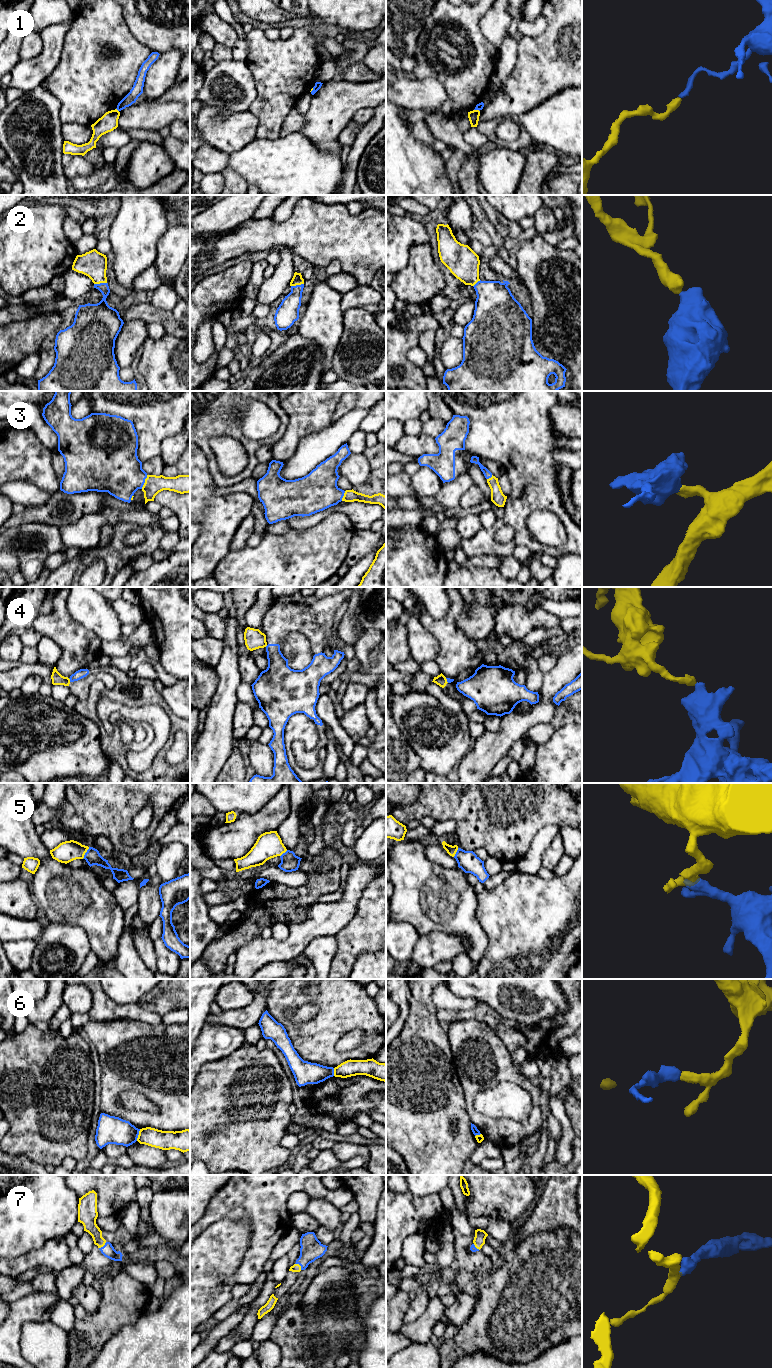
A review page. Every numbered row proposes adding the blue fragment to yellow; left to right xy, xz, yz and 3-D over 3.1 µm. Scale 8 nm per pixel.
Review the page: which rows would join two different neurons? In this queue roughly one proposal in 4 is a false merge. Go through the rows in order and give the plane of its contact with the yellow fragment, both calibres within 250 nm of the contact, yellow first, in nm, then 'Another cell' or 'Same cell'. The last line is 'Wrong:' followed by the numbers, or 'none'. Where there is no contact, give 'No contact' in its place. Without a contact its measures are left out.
1: Touches yellow in xy. Thickness 150 nm (yellow) against 90 nm. Another cell
2: Touches yellow in xy. Thickness 220 nm (yellow) against 180 nm. Same cell
3: Touches yellow in xy. Thickness 150 nm (yellow) against 380 nm. Same cell
4: Touches yellow in xy. Thickness 100 nm (yellow) against 70 nm. Another cell
5: Touches yellow in xy. Thickness 170 nm (yellow) against 120 nm. Same cell
6: Touches yellow in xy. Thickness 160 nm (yellow) against 220 nm. Another cell
7: Touches yellow in xz. Thickness 60 nm (yellow) against 180 nm. Same cell
Wrong: 1, 4, 6

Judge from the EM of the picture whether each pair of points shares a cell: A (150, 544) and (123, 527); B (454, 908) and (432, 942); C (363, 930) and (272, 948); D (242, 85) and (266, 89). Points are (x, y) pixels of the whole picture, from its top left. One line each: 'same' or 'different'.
A: same
B: different
C: different
D: different

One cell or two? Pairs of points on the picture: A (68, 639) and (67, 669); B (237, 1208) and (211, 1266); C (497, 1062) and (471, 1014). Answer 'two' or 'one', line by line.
A: one
B: two
C: two

